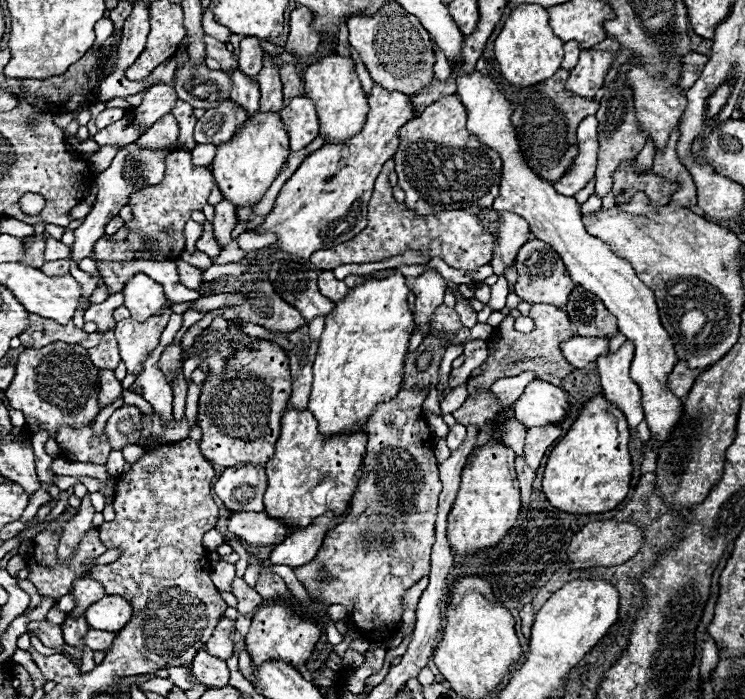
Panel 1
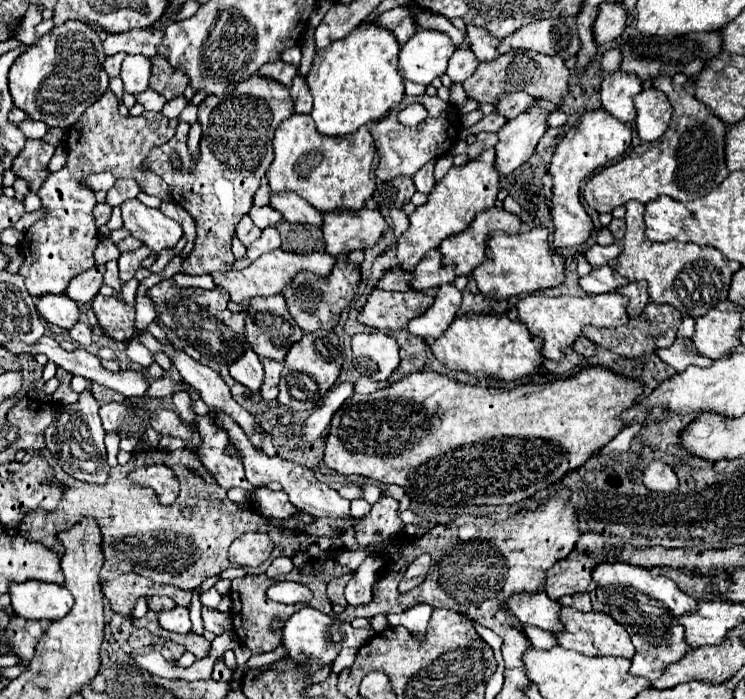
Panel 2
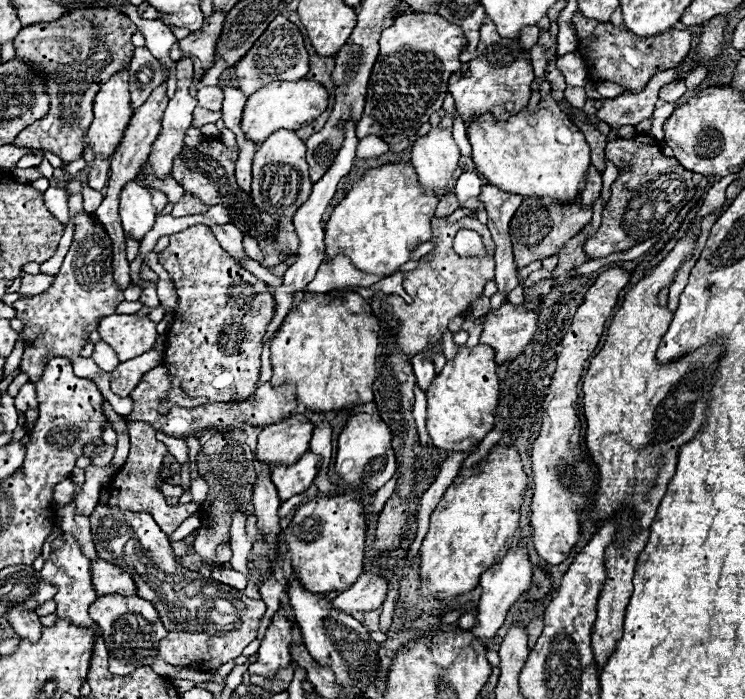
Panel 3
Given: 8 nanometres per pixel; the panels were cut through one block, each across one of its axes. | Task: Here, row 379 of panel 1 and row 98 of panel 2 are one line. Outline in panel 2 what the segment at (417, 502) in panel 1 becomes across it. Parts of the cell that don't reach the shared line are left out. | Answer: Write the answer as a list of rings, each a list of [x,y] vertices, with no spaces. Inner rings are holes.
[[[428,94],[404,96],[404,100],[392,112],[388,112],[388,116],[384,120],[370,126],[370,132],[376,140],[376,148],[380,152],[380,164],[376,168],[376,178],[386,182],[396,176],[414,176],[426,162],[438,158],[440,154],[446,154],[450,150],[452,142],[456,142],[456,138],[458,138],[458,128],[460,128],[458,120],[460,120],[460,114],[456,112],[456,106],[440,100],[438,96],[428,96]],[[414,102],[428,106],[428,118],[424,122],[420,122],[418,126],[408,128],[398,122],[398,112],[404,106],[414,104]]]

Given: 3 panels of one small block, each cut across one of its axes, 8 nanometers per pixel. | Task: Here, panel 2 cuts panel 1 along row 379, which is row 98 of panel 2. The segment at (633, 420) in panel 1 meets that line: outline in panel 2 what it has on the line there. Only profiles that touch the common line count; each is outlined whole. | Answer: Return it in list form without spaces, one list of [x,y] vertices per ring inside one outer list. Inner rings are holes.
[[[614,72],[602,80],[602,108],[620,122],[632,124],[636,118],[632,96],[640,90],[642,84],[636,76],[620,76],[620,72]]]

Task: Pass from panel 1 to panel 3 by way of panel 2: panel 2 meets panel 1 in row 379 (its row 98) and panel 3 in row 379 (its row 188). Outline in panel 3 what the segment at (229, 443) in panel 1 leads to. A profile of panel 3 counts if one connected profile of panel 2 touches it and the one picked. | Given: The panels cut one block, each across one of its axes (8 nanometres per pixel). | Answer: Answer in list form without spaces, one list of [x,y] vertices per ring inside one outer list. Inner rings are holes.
[[[204,224],[190,226],[170,236],[168,248],[158,256],[158,262],[170,272],[178,306],[174,310],[174,322],[168,330],[166,340],[166,368],[170,372],[172,390],[180,396],[204,398],[210,402],[244,402],[254,396],[256,382],[260,376],[260,354],[262,336],[274,314],[274,298],[268,294],[268,286],[254,274],[244,270],[212,236]]]

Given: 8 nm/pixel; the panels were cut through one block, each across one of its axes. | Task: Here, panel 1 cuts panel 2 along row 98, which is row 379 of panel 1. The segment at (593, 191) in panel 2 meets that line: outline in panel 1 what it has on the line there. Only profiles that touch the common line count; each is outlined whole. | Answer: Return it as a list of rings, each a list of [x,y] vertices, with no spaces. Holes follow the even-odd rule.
[[[680,360],[676,366],[674,366],[674,372],[670,374],[668,378],[668,386],[670,390],[678,396],[678,398],[684,398],[688,394],[688,388],[692,388],[692,384],[696,382],[696,376],[700,376],[702,372],[706,372],[708,368],[704,370],[690,370],[686,360]]]

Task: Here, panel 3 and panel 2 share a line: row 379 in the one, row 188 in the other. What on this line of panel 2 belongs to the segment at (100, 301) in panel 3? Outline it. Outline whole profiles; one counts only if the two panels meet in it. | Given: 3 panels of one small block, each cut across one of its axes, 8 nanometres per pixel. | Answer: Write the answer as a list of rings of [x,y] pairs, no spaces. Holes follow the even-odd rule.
[[[26,140],[26,146],[22,148],[20,156],[16,156],[12,172],[26,180],[30,192],[38,192],[42,182],[48,178],[48,162],[54,156],[54,146],[42,142],[42,140]]]

